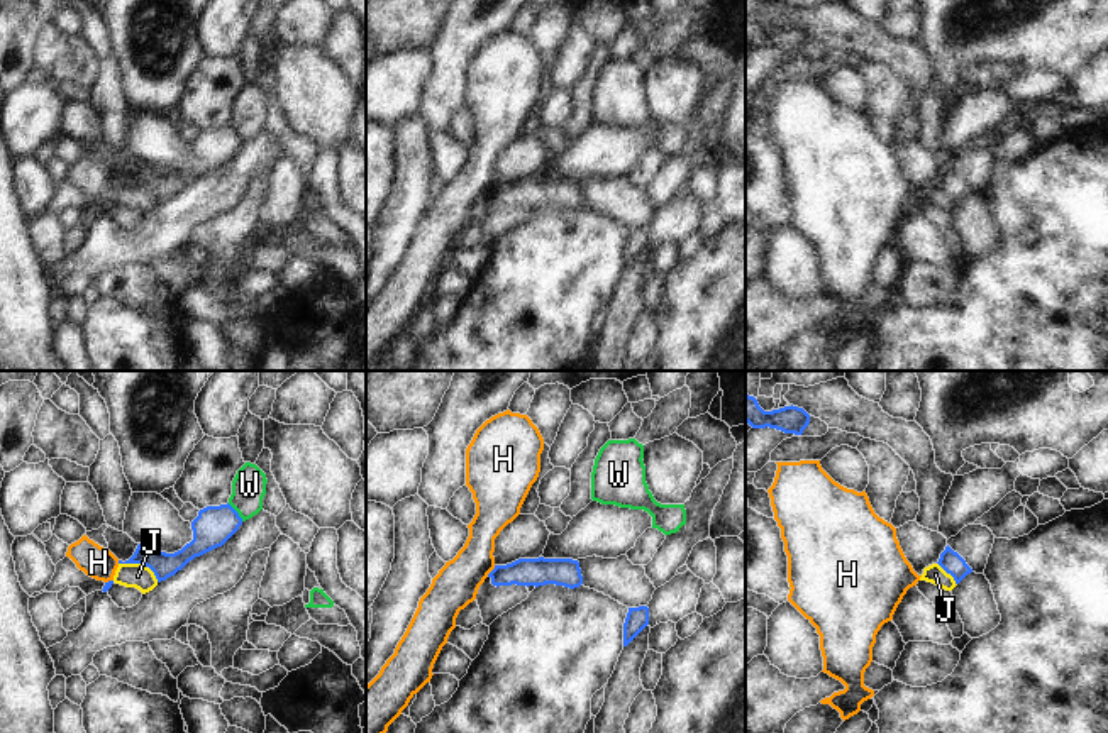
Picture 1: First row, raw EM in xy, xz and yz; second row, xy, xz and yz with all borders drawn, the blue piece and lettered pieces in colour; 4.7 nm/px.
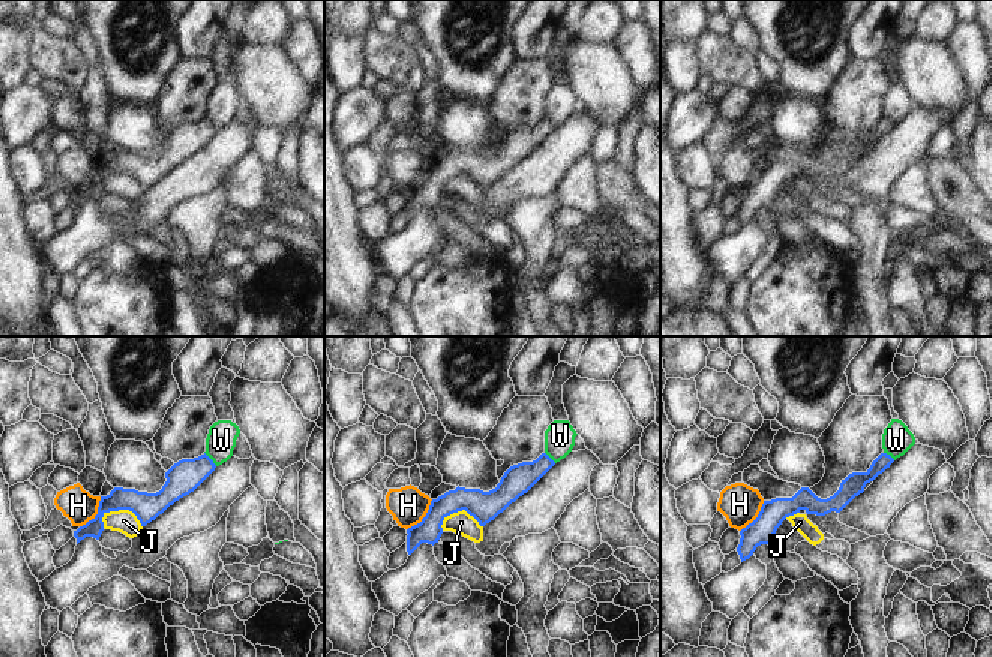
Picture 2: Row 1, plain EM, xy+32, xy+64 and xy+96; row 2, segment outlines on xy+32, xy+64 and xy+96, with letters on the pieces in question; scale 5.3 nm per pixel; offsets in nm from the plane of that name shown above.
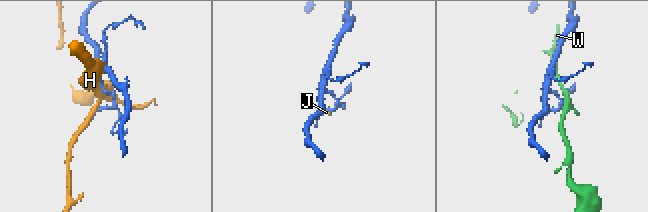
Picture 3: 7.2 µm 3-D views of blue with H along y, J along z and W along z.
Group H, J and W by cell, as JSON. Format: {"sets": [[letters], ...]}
{"sets": [["H", "J"], ["W"]]}

